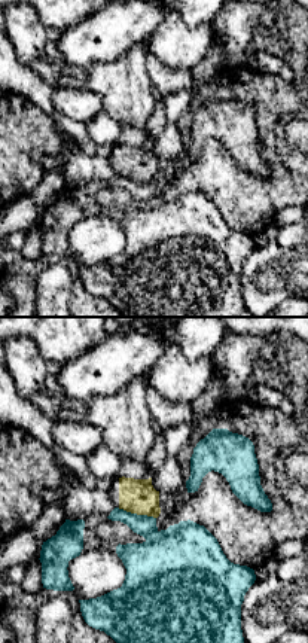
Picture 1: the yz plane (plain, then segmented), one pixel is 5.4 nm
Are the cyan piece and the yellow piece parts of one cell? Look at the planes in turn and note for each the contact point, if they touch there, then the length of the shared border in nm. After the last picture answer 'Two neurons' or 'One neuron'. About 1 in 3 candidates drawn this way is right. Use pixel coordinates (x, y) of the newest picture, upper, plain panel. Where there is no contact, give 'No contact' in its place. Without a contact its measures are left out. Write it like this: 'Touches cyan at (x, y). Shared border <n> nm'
Touches cyan at (136, 180). Shared border 220 nm

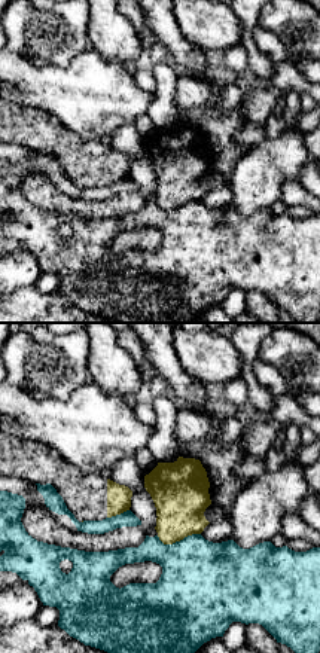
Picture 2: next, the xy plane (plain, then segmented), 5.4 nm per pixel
Touches cyan at (177, 208). Shared border 240 nm

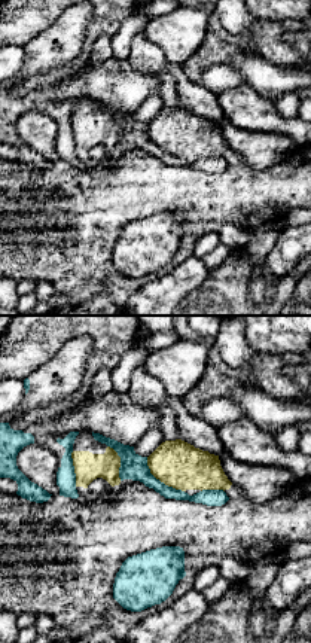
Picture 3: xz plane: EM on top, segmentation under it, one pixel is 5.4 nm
Touches cyan at (158, 146). Shared border 280 nm

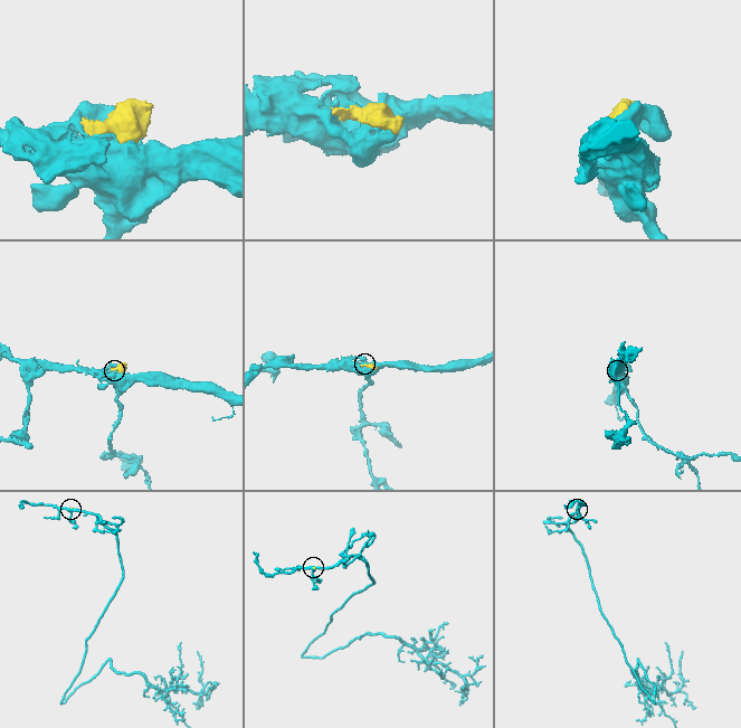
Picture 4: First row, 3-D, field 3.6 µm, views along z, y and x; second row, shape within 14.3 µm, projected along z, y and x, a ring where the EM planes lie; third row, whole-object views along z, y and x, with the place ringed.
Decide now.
Two neurons

